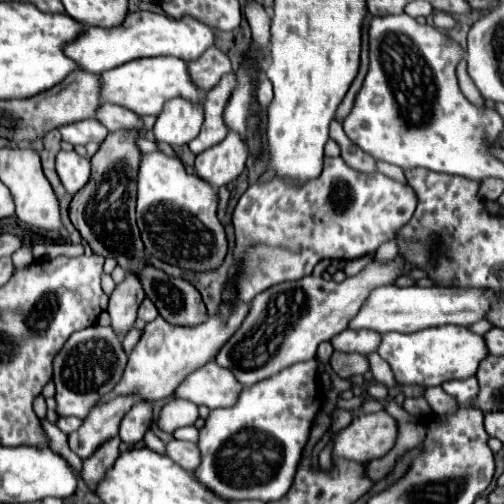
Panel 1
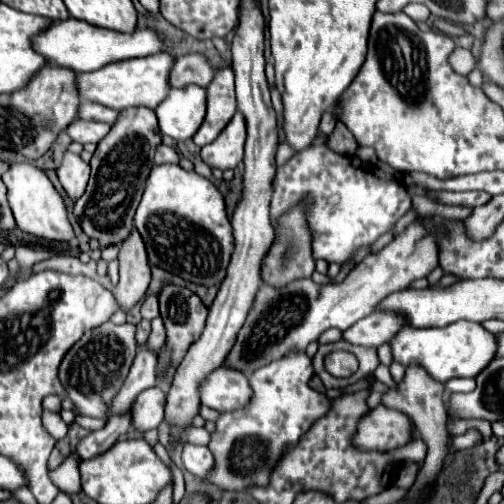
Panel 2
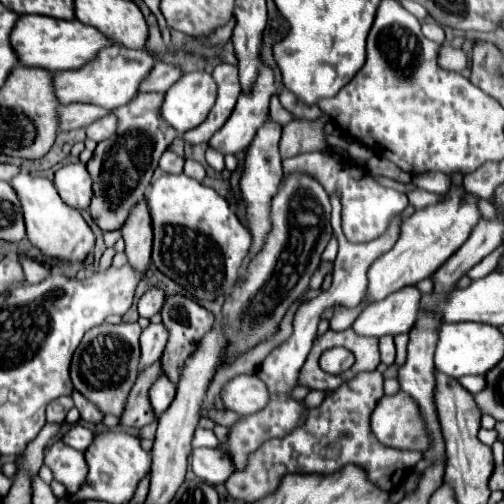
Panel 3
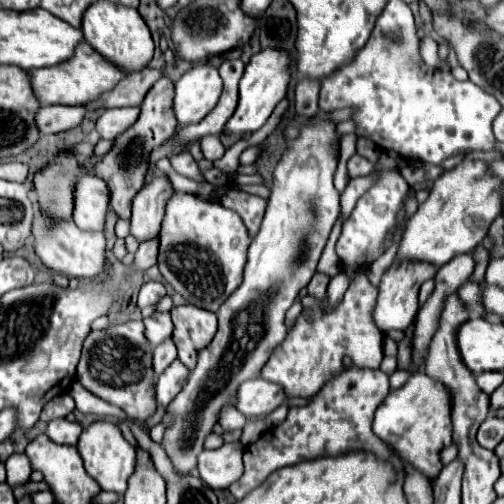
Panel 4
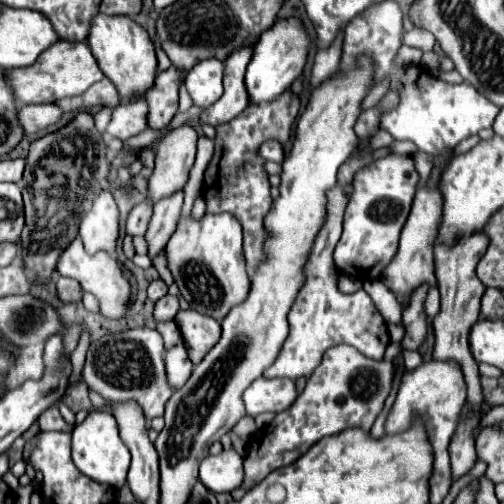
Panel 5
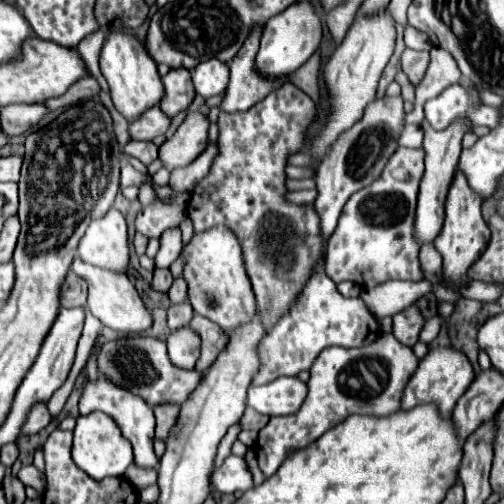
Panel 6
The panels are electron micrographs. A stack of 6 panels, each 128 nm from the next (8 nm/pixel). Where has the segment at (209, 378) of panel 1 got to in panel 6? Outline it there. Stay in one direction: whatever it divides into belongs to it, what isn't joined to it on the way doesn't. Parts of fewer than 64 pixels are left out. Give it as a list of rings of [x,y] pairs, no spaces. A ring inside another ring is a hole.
[[[278,378],[264,386],[248,390],[248,406],[266,416],[294,414],[308,394],[308,386],[300,378]]]

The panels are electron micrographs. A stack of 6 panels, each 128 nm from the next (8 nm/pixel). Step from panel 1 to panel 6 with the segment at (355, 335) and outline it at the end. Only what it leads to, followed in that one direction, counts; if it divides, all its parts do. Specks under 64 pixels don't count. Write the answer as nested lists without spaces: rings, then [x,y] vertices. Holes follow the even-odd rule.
[[[456,120],[456,124],[450,124],[446,130],[426,130],[424,136],[424,150],[426,150],[426,172],[424,178],[420,182],[420,194],[418,194],[418,208],[416,208],[416,238],[420,244],[434,240],[442,228],[444,222],[444,200],[450,188],[450,182],[454,178],[454,172],[458,168],[458,158],[462,152],[462,136],[470,132],[468,124],[464,124],[464,120]]]

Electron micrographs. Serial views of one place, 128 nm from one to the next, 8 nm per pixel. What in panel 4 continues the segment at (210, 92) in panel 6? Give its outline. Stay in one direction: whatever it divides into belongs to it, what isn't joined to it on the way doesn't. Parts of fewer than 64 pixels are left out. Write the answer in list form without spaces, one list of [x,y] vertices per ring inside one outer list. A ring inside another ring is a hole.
[[[196,64],[176,82],[174,114],[180,124],[200,122],[218,102],[222,92],[222,78],[218,68],[210,64]]]

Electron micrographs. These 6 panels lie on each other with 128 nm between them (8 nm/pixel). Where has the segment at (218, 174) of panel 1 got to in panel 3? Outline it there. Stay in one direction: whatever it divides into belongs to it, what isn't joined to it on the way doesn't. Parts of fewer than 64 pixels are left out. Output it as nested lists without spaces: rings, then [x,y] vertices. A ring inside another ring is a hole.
[[[260,66],[260,80],[256,80],[256,88],[244,96],[238,96],[238,104],[230,114],[228,122],[210,138],[210,146],[220,150],[222,154],[240,154],[256,136],[256,128],[264,124],[264,116],[268,116],[270,98],[276,92],[276,80],[270,66]]]

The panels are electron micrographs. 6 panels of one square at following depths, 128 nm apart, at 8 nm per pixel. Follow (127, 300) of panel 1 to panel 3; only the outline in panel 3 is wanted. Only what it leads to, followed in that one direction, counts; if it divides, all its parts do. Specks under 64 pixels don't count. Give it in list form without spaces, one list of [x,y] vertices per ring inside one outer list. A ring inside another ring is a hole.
[[[142,198],[140,204],[136,204],[136,208],[130,212],[122,226],[122,238],[126,240],[128,262],[136,270],[146,270],[152,252],[152,216],[148,216],[146,198]]]

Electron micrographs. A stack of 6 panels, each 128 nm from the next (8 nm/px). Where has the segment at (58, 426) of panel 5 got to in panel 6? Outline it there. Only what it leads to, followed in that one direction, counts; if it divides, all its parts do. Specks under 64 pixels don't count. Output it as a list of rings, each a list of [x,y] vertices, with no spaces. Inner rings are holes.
[[[36,404],[36,408],[32,408],[32,412],[28,412],[28,420],[22,428],[22,434],[36,434],[40,430],[44,430],[50,424],[52,416],[46,408],[46,404]]]

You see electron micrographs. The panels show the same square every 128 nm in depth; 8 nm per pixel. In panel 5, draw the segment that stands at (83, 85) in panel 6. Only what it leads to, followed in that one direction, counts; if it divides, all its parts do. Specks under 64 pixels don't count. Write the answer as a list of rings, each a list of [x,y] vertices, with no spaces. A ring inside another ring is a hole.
[[[108,78],[92,84],[92,88],[88,88],[88,92],[82,92],[80,96],[56,102],[56,106],[60,106],[64,112],[86,110],[94,106],[118,106],[118,104],[122,104],[122,98],[118,96],[114,84]]]

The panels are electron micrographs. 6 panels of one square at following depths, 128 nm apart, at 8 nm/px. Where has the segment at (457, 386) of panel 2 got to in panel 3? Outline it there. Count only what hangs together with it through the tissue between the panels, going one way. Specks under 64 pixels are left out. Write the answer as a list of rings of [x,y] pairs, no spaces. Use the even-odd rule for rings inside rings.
[[[462,376],[462,378],[460,378],[460,384],[462,384],[468,392],[476,394],[476,392],[480,392],[480,388],[484,388],[484,376]]]

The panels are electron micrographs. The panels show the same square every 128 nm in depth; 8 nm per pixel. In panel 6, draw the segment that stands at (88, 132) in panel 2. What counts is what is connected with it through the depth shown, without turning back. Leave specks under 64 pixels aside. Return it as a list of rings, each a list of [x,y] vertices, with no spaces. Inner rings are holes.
[[[158,106],[146,110],[136,122],[130,124],[130,136],[134,140],[154,140],[156,136],[166,134],[170,128],[172,118],[166,116]]]

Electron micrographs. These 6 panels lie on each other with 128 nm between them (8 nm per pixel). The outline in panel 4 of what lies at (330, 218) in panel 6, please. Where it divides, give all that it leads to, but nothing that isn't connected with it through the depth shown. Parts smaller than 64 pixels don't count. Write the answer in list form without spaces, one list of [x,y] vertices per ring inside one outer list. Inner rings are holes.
[[[316,272],[308,284],[308,296],[322,302],[322,308],[310,306],[314,318],[308,322],[306,316],[298,316],[294,326],[288,330],[286,340],[272,352],[268,364],[262,368],[262,378],[282,384],[286,396],[310,398],[314,396],[332,376],[342,370],[342,356],[350,356],[356,366],[378,368],[382,362],[384,334],[372,324],[372,308],[376,304],[378,288],[370,284],[366,276],[354,280],[344,294],[344,300],[336,308],[328,308],[328,280],[330,276]]]

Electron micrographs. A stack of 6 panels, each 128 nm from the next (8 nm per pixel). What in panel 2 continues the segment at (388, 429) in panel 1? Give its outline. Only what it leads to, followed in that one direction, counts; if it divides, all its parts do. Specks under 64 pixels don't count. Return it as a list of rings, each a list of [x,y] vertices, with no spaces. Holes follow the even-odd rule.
[[[378,404],[358,424],[354,442],[362,450],[388,452],[406,446],[414,436],[414,424],[404,412]]]

